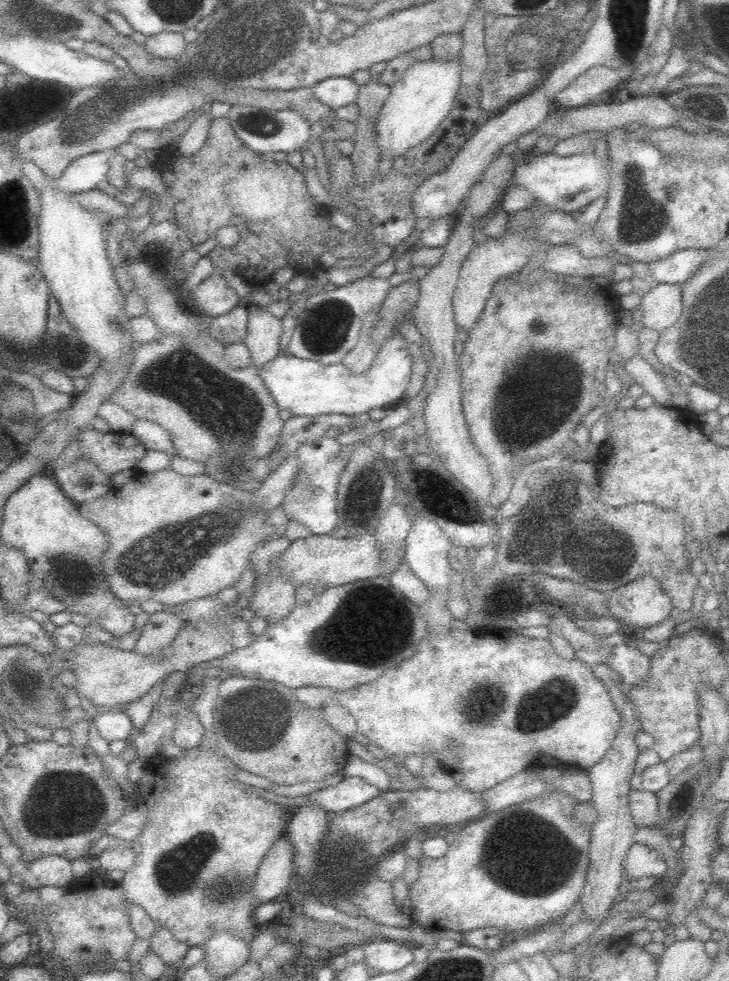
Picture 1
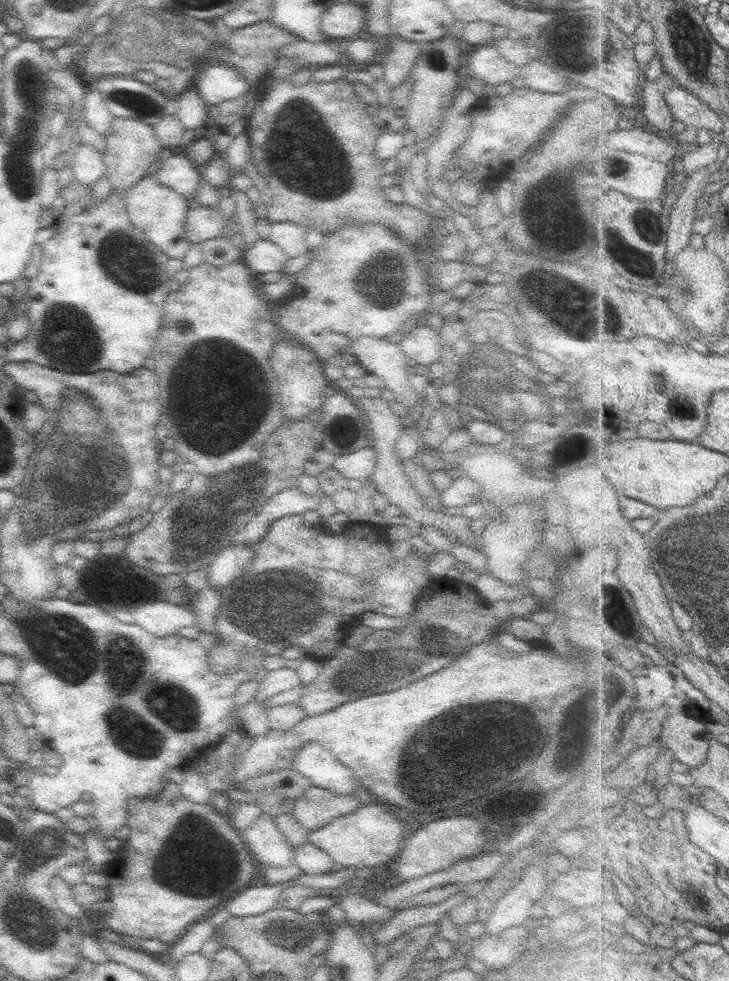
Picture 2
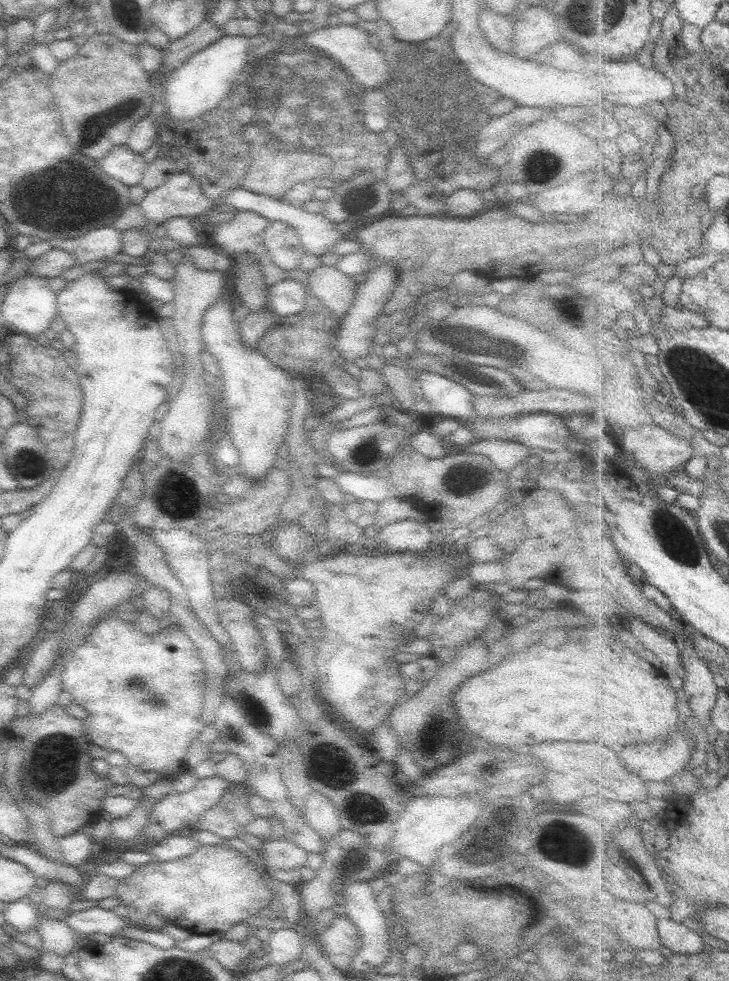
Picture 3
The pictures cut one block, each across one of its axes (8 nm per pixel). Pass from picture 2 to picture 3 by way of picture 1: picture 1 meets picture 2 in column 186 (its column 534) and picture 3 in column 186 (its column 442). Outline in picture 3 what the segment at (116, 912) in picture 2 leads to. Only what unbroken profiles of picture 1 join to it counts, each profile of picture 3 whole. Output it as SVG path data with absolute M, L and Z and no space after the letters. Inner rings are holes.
M224 841L214 846L197 848L193 854L185 858L177 858L170 862L147 862L137 867L133 874L119 880L115 888L115 896L127 909L126 918L138 927L145 926L148 914L158 914L167 922L184 928L192 936L196 934L209 934L217 931L229 930L238 923L251 922L256 912L271 904L273 894L270 886L261 879L261 866L257 858L247 857L237 852L233 846Z

